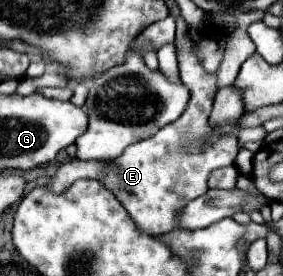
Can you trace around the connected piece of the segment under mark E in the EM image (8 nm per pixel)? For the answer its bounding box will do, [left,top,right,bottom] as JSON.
[99,17,239,235]

